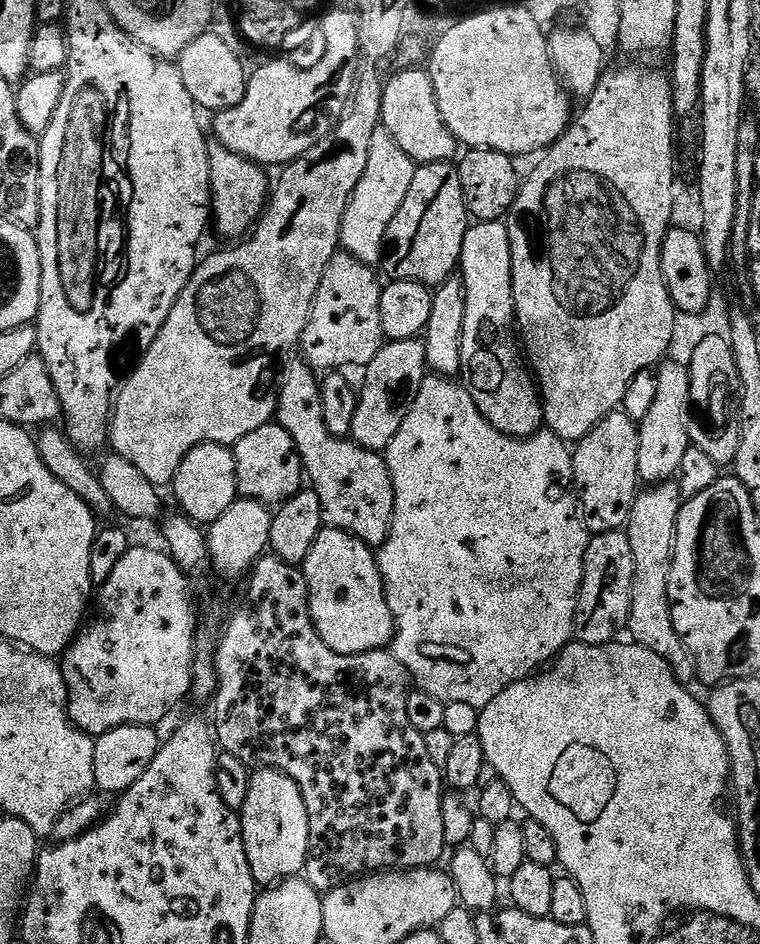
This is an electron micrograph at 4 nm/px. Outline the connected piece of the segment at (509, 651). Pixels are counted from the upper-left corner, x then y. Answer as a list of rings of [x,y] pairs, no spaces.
[[[425,375],[418,394],[408,407],[402,426],[398,426],[398,434],[394,434],[394,442],[390,442],[386,449],[396,497],[388,541],[378,552],[386,602],[396,623],[396,634],[392,637],[390,648],[419,691],[438,698],[444,705],[466,702],[466,706],[474,706],[479,710],[494,702],[494,698],[498,698],[498,694],[502,694],[502,690],[506,690],[511,684],[526,680],[545,666],[551,665],[564,647],[573,643],[576,603],[580,597],[590,533],[578,511],[578,497],[572,478],[572,454],[573,449],[562,438],[547,430],[523,438],[502,434],[480,413],[478,406],[474,406],[474,398],[470,398],[463,383],[447,376]]]

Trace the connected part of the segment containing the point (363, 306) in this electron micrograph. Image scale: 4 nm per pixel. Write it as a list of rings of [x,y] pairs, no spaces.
[[[337,251],[336,257],[326,266],[318,294],[310,310],[308,325],[300,338],[303,359],[309,368],[321,370],[348,370],[351,364],[375,358],[385,343],[380,321],[380,293],[382,280],[375,267],[364,264],[347,252]]]

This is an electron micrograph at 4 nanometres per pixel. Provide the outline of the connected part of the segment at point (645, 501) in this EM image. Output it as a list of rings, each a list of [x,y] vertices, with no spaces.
[[[665,482],[644,491],[637,495],[632,504],[626,525],[630,550],[634,550],[634,582],[627,631],[632,632],[631,639],[635,643],[654,650],[654,654],[662,657],[677,677],[691,677],[694,672],[692,657],[689,656],[688,648],[682,642],[678,630],[674,630],[668,601],[672,550],[676,547],[676,523],[682,503],[680,485],[676,482]]]

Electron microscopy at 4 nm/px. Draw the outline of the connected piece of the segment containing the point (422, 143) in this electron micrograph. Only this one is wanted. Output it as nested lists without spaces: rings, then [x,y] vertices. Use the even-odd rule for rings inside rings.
[[[423,67],[408,68],[397,76],[392,74],[387,77],[380,123],[417,165],[442,164],[457,155],[456,135],[448,129],[446,122],[442,122],[442,114],[438,112],[438,102],[434,94],[434,82],[430,82]]]

